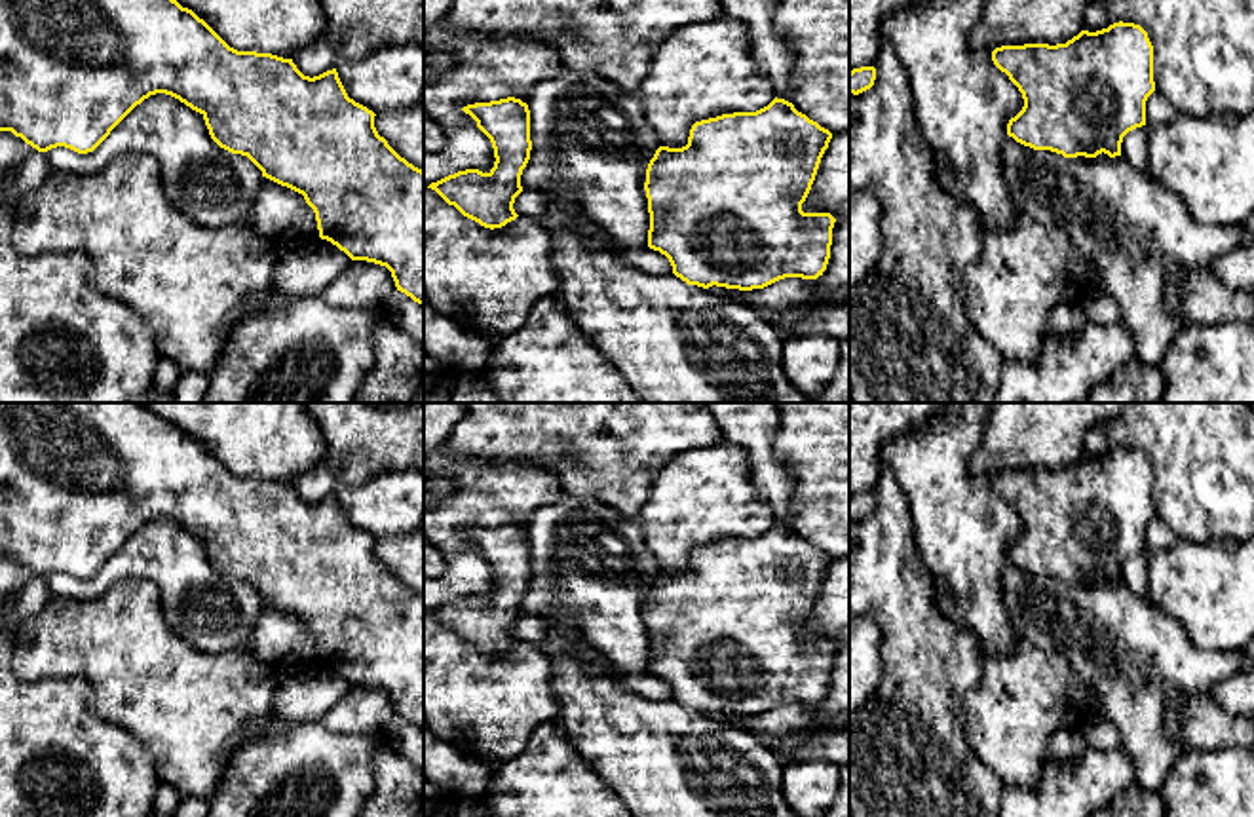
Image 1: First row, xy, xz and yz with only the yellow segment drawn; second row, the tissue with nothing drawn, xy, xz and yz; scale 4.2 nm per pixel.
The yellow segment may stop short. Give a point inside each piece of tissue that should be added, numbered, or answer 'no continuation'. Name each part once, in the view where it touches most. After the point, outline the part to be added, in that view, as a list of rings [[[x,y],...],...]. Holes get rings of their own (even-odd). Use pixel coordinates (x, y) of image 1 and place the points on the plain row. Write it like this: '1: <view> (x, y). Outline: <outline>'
no continuation

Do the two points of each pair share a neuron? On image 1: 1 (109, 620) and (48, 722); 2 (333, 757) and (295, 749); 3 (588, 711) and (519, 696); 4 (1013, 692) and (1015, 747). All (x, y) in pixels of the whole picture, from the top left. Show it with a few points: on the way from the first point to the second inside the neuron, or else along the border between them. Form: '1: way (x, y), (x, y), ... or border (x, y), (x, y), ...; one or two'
1: border (31, 681), (80, 677), (97, 715); two
2: way (323, 757), (304, 757); one
3: border (550, 662), (559, 703), (559, 713), (553, 719); two
4: way (1013, 705), (1013, 734); one

